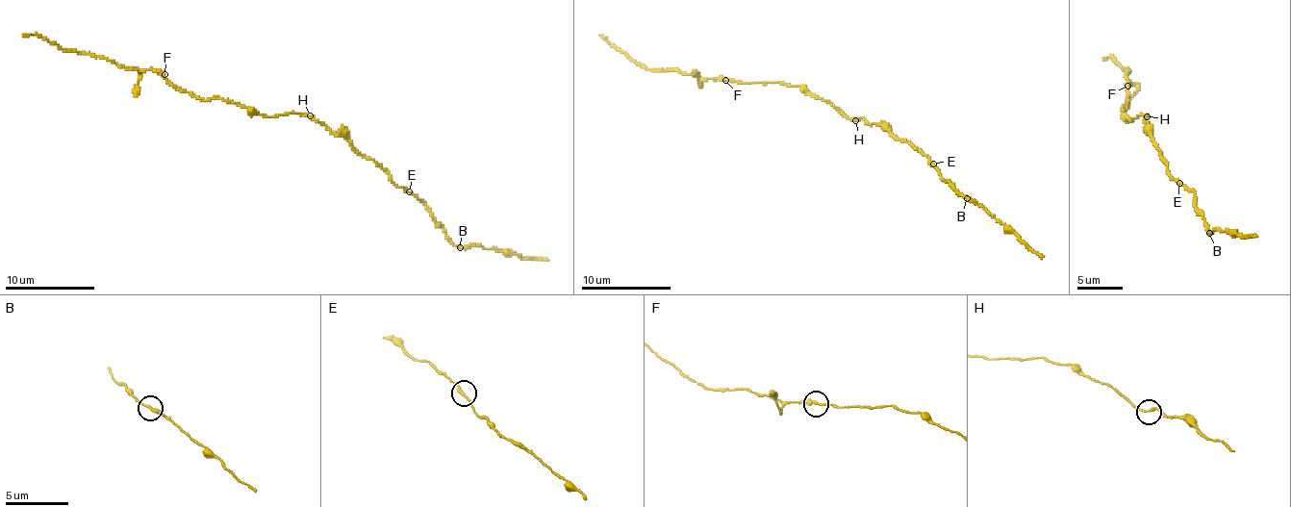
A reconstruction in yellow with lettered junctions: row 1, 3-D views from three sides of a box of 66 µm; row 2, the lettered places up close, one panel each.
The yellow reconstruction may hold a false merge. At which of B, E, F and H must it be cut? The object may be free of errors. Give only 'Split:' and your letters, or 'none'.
Split: B

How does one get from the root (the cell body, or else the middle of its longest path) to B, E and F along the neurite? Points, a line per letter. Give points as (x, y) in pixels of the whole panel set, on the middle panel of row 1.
B: (853, 118), (881, 123), (898, 139), (909, 141), (929, 160), (942, 181), (947, 180), (968, 197)
E: (853, 118), (864, 117), (869, 124), (881, 123), (898, 139), (905, 139), (920, 149), (933, 164)
F: (853, 118), (843, 116), (829, 103), (807, 94), (799, 86), (725, 80)

